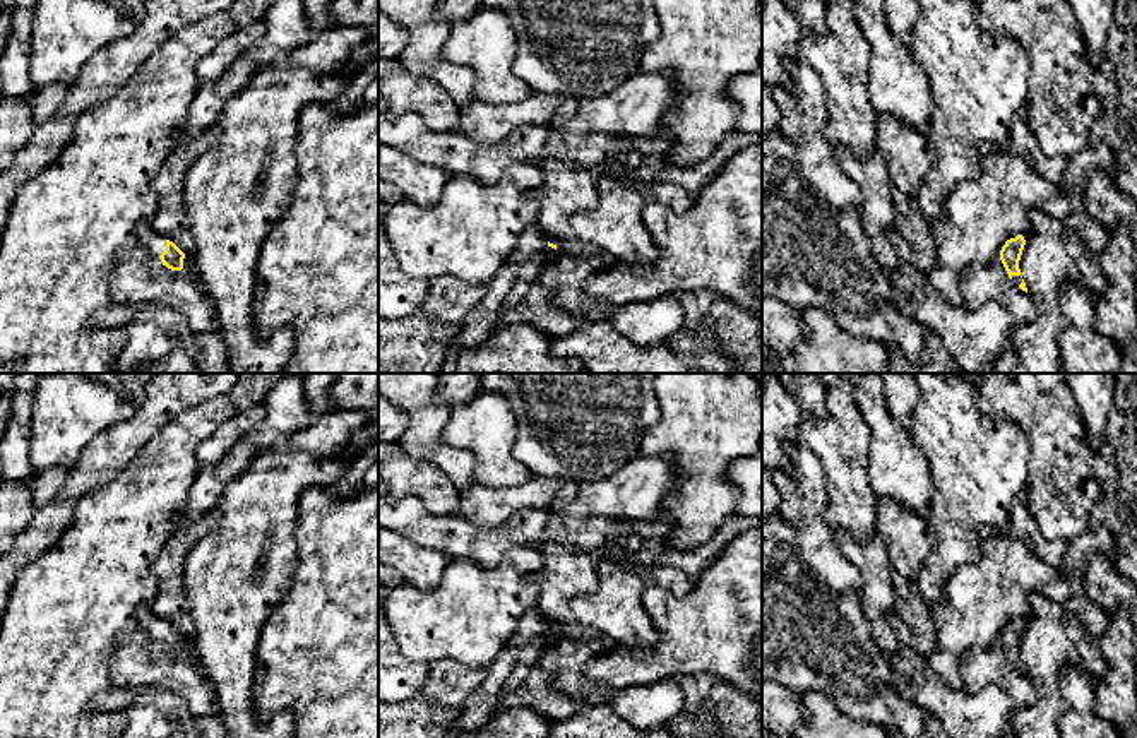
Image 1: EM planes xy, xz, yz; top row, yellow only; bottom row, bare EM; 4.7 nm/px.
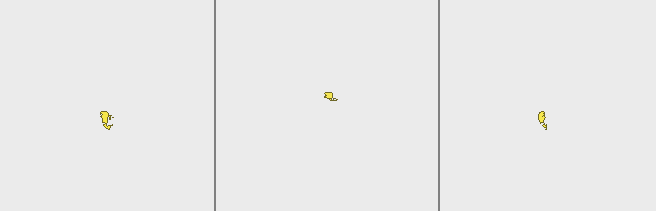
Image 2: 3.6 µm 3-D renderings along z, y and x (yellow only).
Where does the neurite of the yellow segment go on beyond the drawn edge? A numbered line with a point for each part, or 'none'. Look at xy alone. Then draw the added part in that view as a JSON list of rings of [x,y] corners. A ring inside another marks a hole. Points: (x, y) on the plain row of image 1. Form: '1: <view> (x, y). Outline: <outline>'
1: xy (149, 624). Outline: [[[149,608],[137,610],[139,628],[147,635],[147,644],[152,652],[161,652],[163,646],[159,639],[166,632],[166,622],[156,616]]]
2: xy (189, 646). Outline: [[[187,639],[187,640],[183,642],[183,654],[185,654],[190,661],[193,661],[197,666],[200,666],[199,656],[197,656],[197,652],[195,652],[195,642],[193,642],[193,639]]]

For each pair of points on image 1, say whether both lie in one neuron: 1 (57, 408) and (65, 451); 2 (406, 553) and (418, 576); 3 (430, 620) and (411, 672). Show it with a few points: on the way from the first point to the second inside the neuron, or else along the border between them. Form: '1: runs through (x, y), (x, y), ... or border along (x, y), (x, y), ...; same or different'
1: runs through (59, 418), (59, 440); same
2: runs through (410, 559), (418, 571); same
3: border along (396, 641), (398, 648), (410, 660), (430, 665); different

